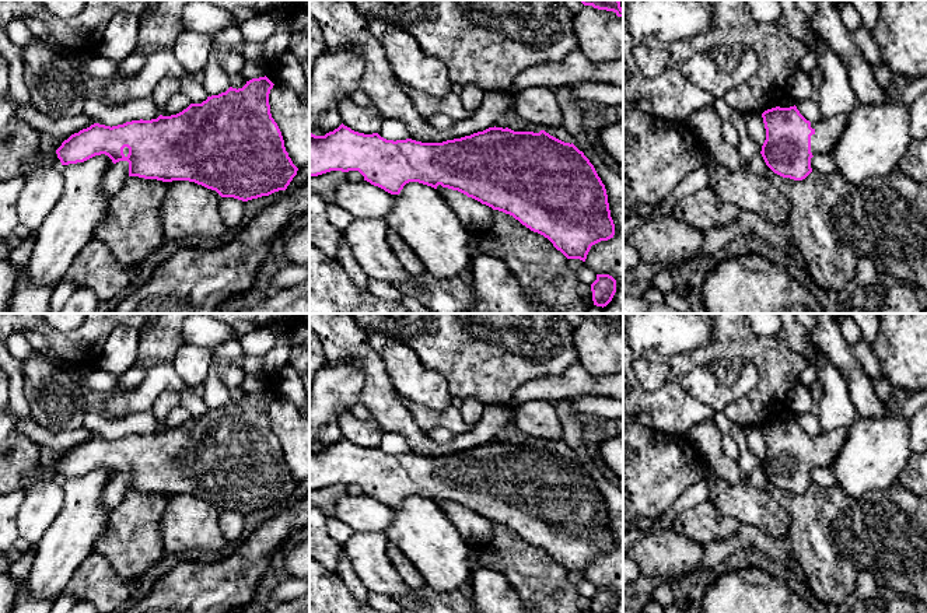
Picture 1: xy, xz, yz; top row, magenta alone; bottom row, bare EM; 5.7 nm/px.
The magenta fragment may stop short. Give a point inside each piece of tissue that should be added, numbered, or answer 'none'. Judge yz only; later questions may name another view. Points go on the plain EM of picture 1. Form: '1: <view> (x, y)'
1: yz (828, 445)

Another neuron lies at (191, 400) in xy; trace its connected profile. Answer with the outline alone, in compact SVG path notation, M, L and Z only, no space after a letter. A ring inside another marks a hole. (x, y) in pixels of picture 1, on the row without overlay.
M190 386L179 392L181 404L190 413L192 417L202 417L207 413L207 406L203 396L197 395Z

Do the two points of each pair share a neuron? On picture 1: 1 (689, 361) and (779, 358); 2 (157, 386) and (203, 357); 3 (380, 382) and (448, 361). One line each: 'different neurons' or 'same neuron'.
1: same neuron
2: different neurons
3: different neurons

